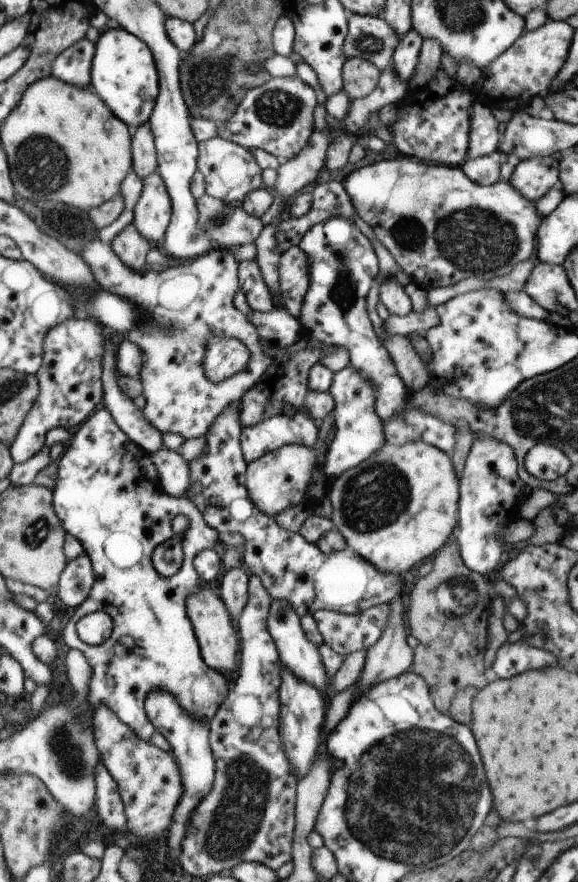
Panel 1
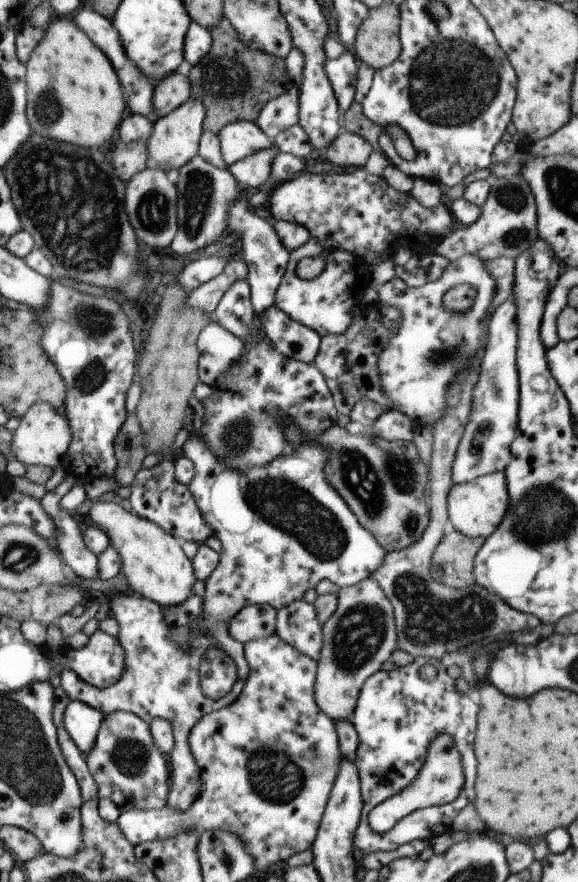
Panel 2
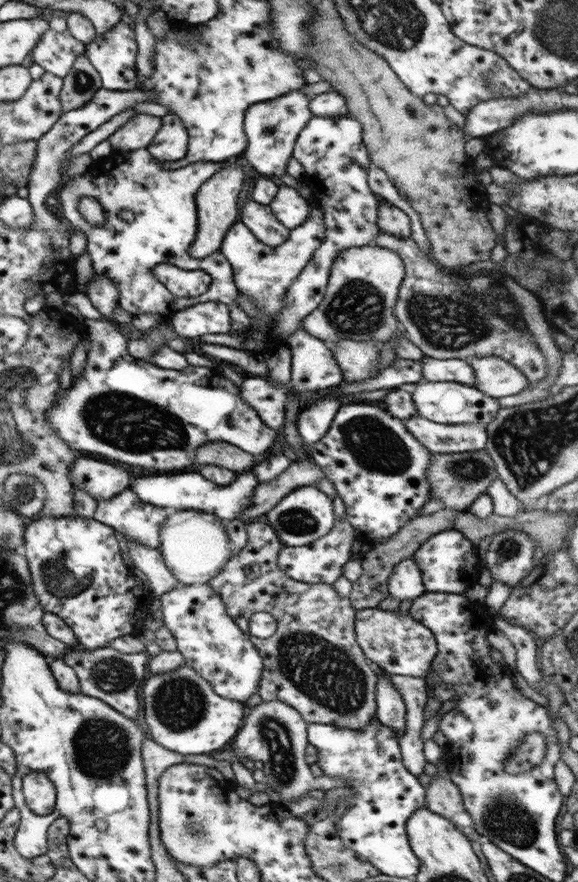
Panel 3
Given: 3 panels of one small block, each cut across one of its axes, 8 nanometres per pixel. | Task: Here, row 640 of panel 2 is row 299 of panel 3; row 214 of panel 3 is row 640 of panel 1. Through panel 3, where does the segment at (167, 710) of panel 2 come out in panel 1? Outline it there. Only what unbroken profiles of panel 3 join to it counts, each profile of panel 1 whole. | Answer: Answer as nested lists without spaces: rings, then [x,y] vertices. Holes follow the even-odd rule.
[[[101,408],[80,424],[64,447],[58,462],[57,482],[52,489],[52,507],[60,517],[65,533],[72,534],[82,544],[94,574],[90,594],[75,608],[61,632],[62,642],[69,649],[80,650],[90,666],[86,702],[91,710],[101,705],[107,706],[141,740],[149,741],[162,751],[172,754],[167,738],[153,726],[144,711],[144,700],[148,692],[163,691],[172,694],[191,717],[210,722],[229,691],[223,675],[204,663],[185,608],[187,595],[192,595],[192,592],[200,591],[203,587],[195,569],[195,558],[201,551],[213,548],[218,532],[206,524],[203,514],[188,498],[170,497],[165,492],[159,492],[161,486],[159,474],[149,453],[116,424],[108,410]],[[178,514],[185,515],[189,521],[180,538],[182,563],[173,576],[159,576],[153,568],[151,555],[155,546],[172,538],[170,522]],[[95,611],[105,612],[111,617],[112,631],[101,644],[86,645],[79,640],[75,625],[82,616]]]

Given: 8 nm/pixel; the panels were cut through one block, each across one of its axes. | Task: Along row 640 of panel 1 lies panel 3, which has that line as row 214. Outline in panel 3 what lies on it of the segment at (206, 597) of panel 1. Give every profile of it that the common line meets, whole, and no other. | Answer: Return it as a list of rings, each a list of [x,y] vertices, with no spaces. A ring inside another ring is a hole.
[[[242,160],[225,163],[225,168],[219,169],[207,182],[201,186],[201,196],[197,196],[197,208],[201,208],[201,232],[197,233],[197,244],[193,244],[193,256],[203,258],[218,251],[224,235],[237,220],[237,196],[241,192],[243,170],[239,166]]]

